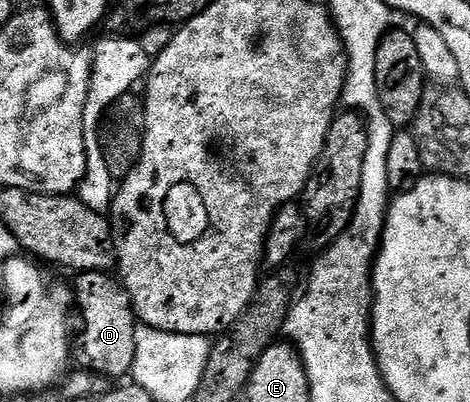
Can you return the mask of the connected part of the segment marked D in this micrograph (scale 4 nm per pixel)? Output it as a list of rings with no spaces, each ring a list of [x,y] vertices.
[[[85,271],[74,276],[73,303],[79,307],[79,315],[83,318],[83,332],[78,332],[73,343],[73,359],[84,371],[96,371],[113,381],[119,381],[122,375],[130,376],[135,370],[135,354],[137,353],[137,341],[135,340],[135,328],[137,320],[135,308],[131,305],[129,293],[123,288],[118,278],[112,277],[105,271]]]

